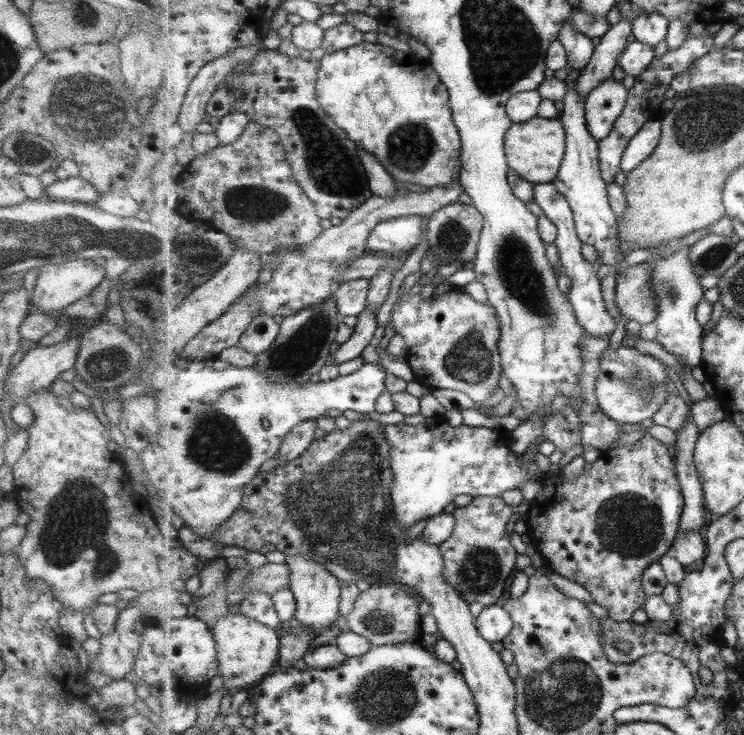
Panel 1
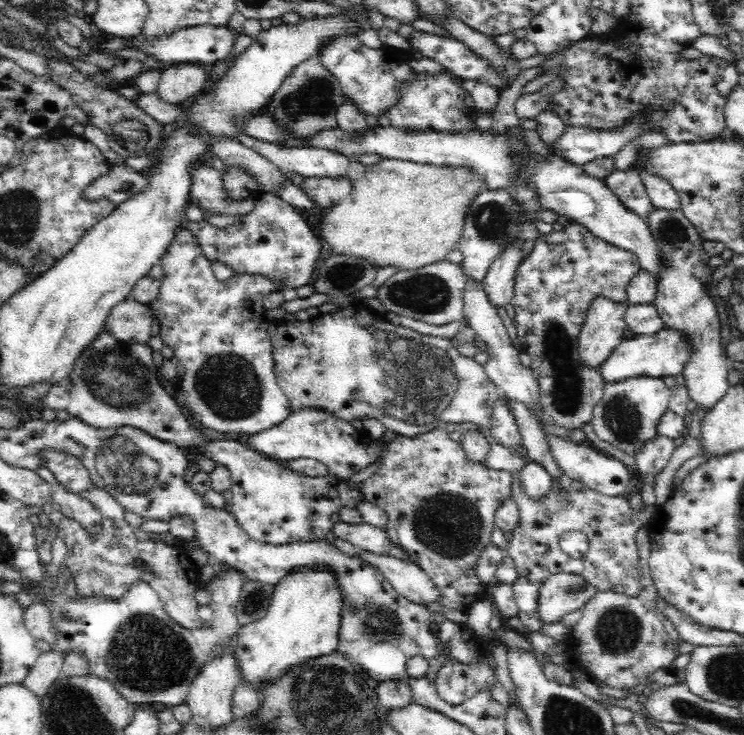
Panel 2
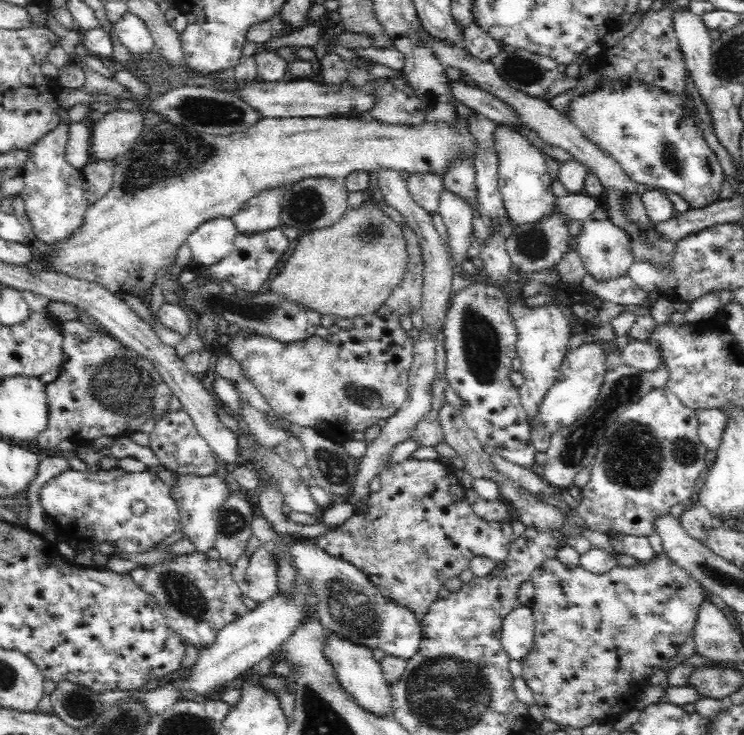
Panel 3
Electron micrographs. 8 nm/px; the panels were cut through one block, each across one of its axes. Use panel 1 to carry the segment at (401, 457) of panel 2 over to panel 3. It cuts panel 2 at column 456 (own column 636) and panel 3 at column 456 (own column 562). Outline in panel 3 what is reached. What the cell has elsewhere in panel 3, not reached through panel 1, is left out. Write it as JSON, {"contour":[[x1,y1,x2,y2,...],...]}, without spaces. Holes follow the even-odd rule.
{"contour":[[408,457,384,465,379,477,380,490,370,496,366,515,355,513,342,526,321,534,313,541,331,558,353,564,387,602,394,602,420,619,430,603,438,598,440,587,469,568,472,558,486,556,497,563,506,561,514,540,511,520,490,524,479,518,470,507,465,488,446,461]]}

